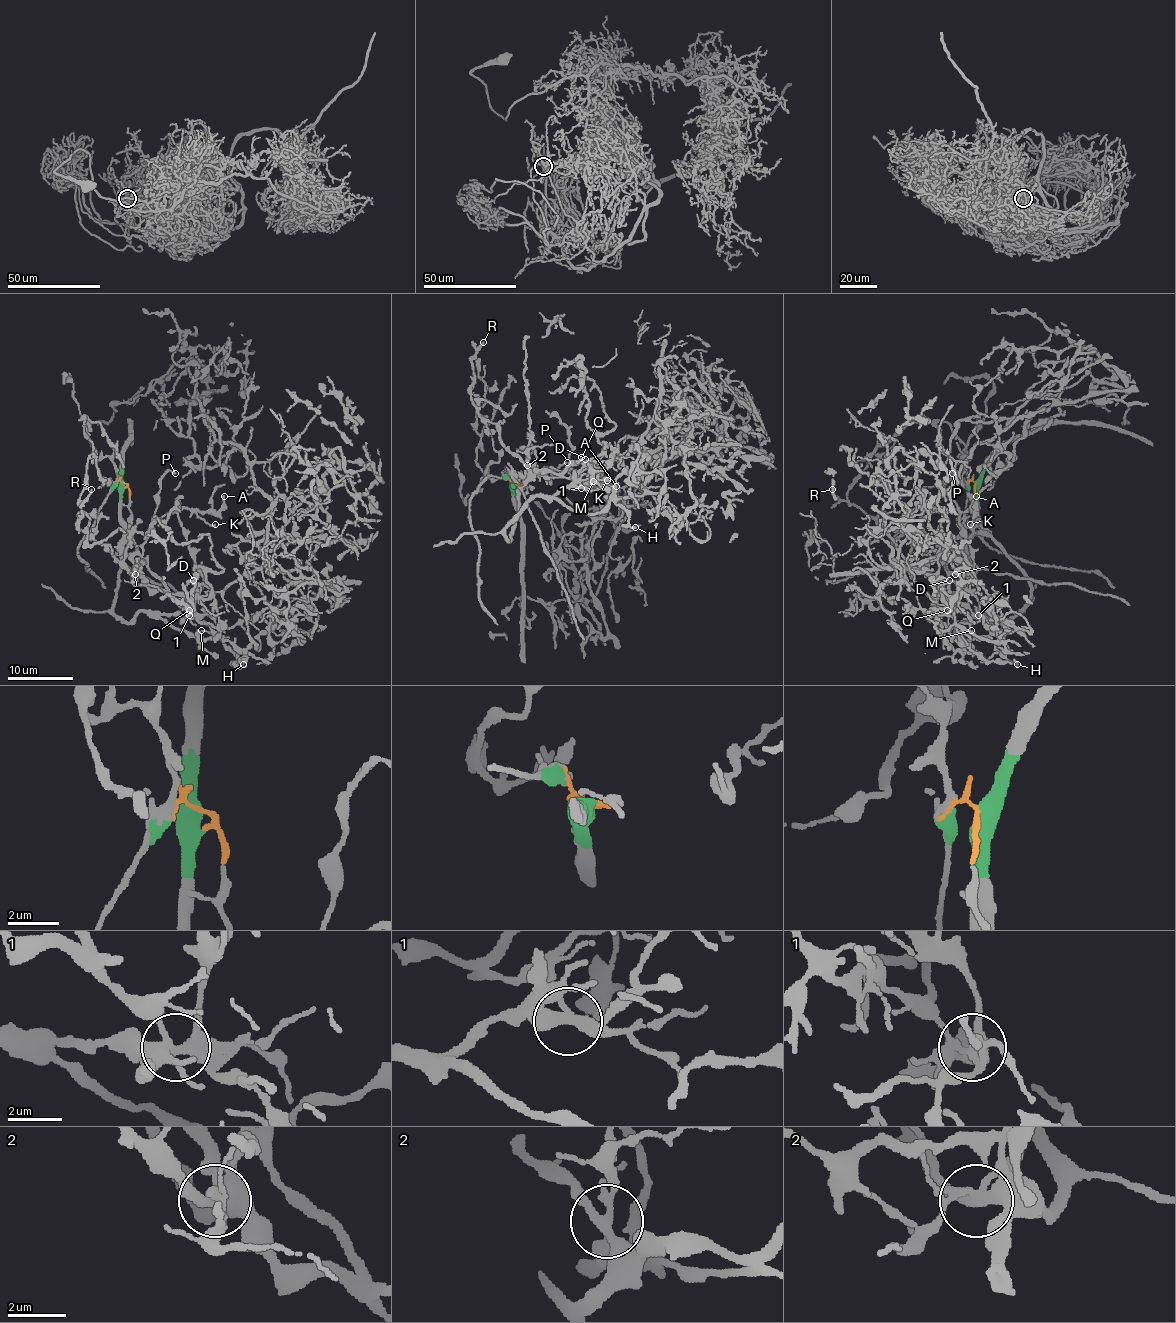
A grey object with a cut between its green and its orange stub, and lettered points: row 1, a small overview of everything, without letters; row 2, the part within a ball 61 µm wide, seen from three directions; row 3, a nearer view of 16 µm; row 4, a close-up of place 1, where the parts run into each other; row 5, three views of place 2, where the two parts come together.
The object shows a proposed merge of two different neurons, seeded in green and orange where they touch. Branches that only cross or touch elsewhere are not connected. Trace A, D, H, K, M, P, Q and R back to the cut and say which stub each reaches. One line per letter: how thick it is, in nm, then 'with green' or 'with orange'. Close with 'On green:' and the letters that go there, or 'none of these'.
A: calibre 240 nm; with green
D: calibre 180 nm; with green
H: calibre 200 nm; with green
K: calibre 180 nm; with green
M: calibre 90 nm; with green
P: calibre 160 nm; with green
Q: calibre 200 nm; with green
R: calibre 150 nm; with green
On green: A, D, H, K, M, P, Q, R

